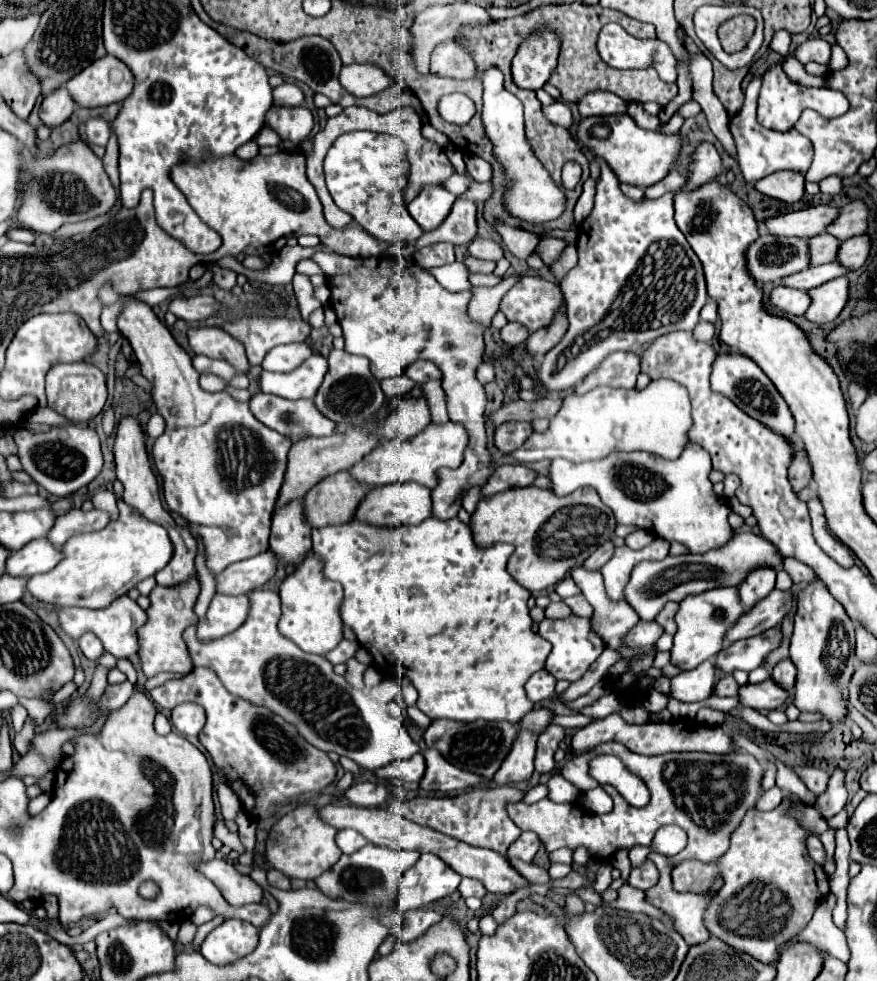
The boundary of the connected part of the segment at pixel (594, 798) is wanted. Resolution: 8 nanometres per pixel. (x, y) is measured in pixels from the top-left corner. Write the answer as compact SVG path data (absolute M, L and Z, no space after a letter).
M594 788L580 796L580 804L590 814L608 814L612 810L612 798L602 790Z

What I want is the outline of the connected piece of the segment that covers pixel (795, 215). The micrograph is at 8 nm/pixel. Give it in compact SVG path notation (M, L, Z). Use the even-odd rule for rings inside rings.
M820 204L820 206L810 206L798 212L788 212L774 218L766 218L764 226L768 234L778 236L778 238L796 236L796 238L808 240L816 234L822 234L826 226L836 218L836 214L838 214L836 206Z

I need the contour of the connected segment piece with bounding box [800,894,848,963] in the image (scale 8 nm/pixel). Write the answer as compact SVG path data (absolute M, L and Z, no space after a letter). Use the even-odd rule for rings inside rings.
M828 896L824 904L820 904L808 922L808 926L800 932L804 938L812 938L810 942L818 946L820 950L828 952L832 958L838 958L842 962L848 962L848 946L844 932L832 922L832 908L836 904L836 896Z

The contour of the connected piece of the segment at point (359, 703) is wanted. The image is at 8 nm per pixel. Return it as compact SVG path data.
M252 590L248 592L248 600L252 602L252 610L248 610L246 622L220 640L202 644L194 636L192 626L184 630L184 642L194 666L212 668L224 688L234 696L240 696L254 706L270 708L286 722L292 722L298 734L312 742L312 746L324 752L336 752L338 756L348 756L366 770L376 770L420 752L406 726L398 718L386 716L386 722L384 718L378 718L380 706L364 690L352 688L344 676L334 674L326 656L308 654L278 632L278 592Z

